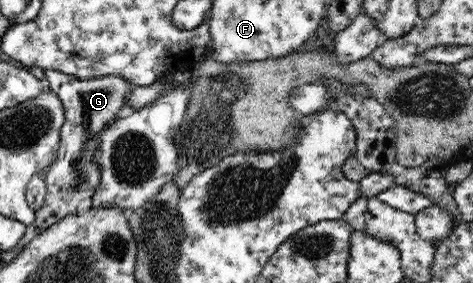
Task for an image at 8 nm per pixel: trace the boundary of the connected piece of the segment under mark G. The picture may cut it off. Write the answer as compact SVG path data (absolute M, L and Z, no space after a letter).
M44 69L44 73L49 82L48 87L58 95L64 105L64 124L60 128L61 140L56 161L44 173L44 182L47 186L44 204L38 212L35 212L34 222L26 225L24 240L20 240L20 246L26 246L35 236L42 234L61 218L76 213L80 202L90 199L96 192L102 172L95 155L101 148L102 130L114 120L118 120L118 112L128 106L126 96L133 87L128 79L122 79L118 75L80 80L74 75L56 70Z

